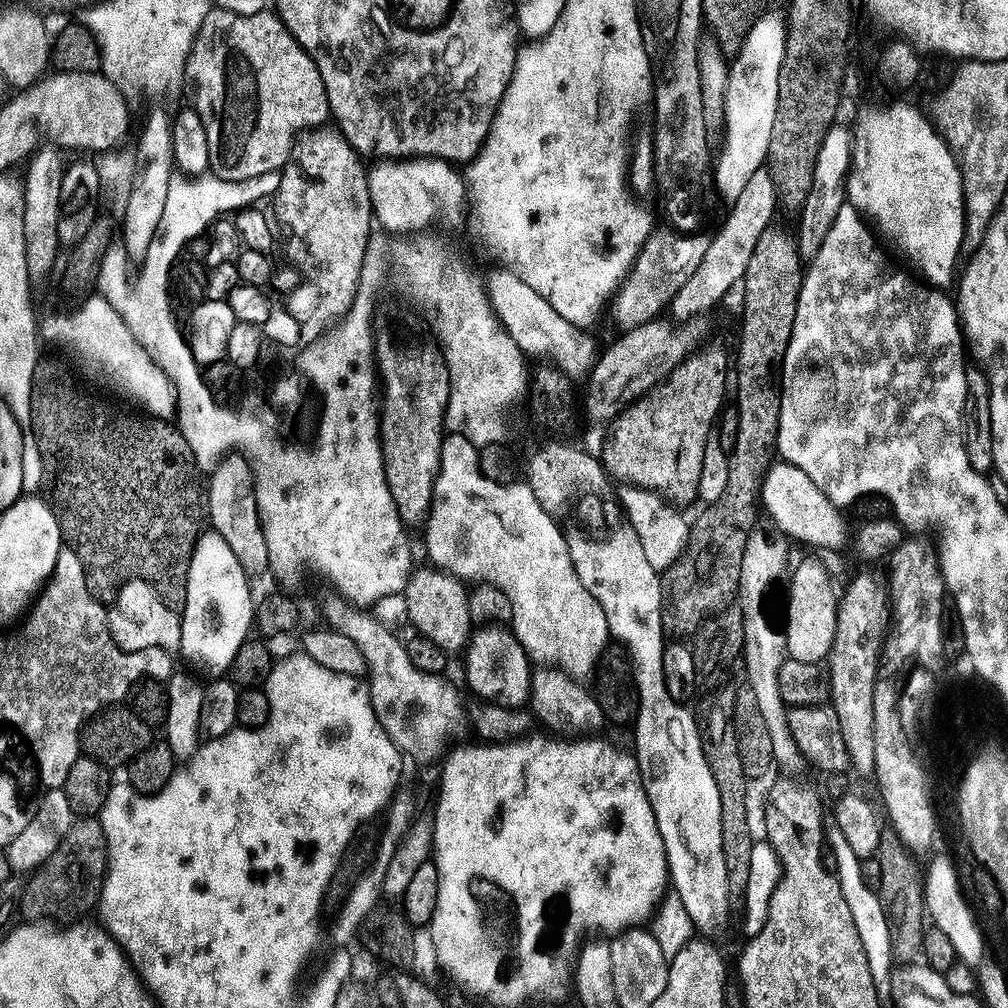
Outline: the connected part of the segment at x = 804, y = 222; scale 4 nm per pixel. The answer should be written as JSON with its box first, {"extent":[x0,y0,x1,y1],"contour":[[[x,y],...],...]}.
{"extent":[798,124,854,261],"contour":[[[842,124],[835,125],[828,132],[819,151],[818,166],[815,167],[814,186],[811,188],[810,198],[805,202],[800,212],[800,238],[798,247],[800,256],[807,261],[815,260],[821,252],[821,246],[830,234],[834,221],[842,206],[848,202],[847,199],[847,177],[851,171],[852,154],[854,151],[853,133],[842,127]]]}

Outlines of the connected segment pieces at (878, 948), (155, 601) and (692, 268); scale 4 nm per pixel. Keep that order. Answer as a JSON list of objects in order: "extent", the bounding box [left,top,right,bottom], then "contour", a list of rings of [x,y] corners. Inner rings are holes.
[{"extent":[825,822,894,984],"contour":[[[832,822],[825,827],[825,841],[829,851],[832,850],[834,854],[836,877],[842,886],[846,902],[849,903],[849,909],[853,915],[854,924],[858,928],[858,936],[862,940],[863,949],[866,950],[872,977],[878,984],[887,983],[894,972],[894,967],[892,968],[894,930],[891,919],[888,920],[888,914],[877,894],[866,884],[861,864],[863,861],[859,851],[852,848],[837,823]]]},{"extent":[108,580,182,654],"contour":[[[133,580],[116,593],[116,599],[108,608],[109,630],[122,651],[140,652],[154,650],[176,654],[182,646],[181,613],[168,609],[169,601],[158,595],[151,584],[143,580]]]},{"extent":[612,231,711,332],"contour":[[[655,231],[647,240],[635,267],[615,297],[612,311],[621,331],[627,332],[657,321],[662,316],[662,310],[673,303],[706,257],[711,241],[708,236],[676,238],[671,236],[674,235],[671,231],[668,232]]]}]

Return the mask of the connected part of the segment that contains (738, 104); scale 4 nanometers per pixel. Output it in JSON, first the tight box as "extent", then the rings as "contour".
{"extent":[714,14,787,195],"contour":[[[777,14],[764,17],[757,22],[750,33],[745,37],[745,44],[739,47],[728,76],[728,94],[725,100],[724,124],[728,126],[726,148],[716,166],[714,182],[716,180],[719,190],[724,194],[738,195],[744,190],[756,172],[762,170],[768,161],[770,141],[773,137],[774,126],[780,117],[780,78],[785,49],[787,48],[787,23]]]}

